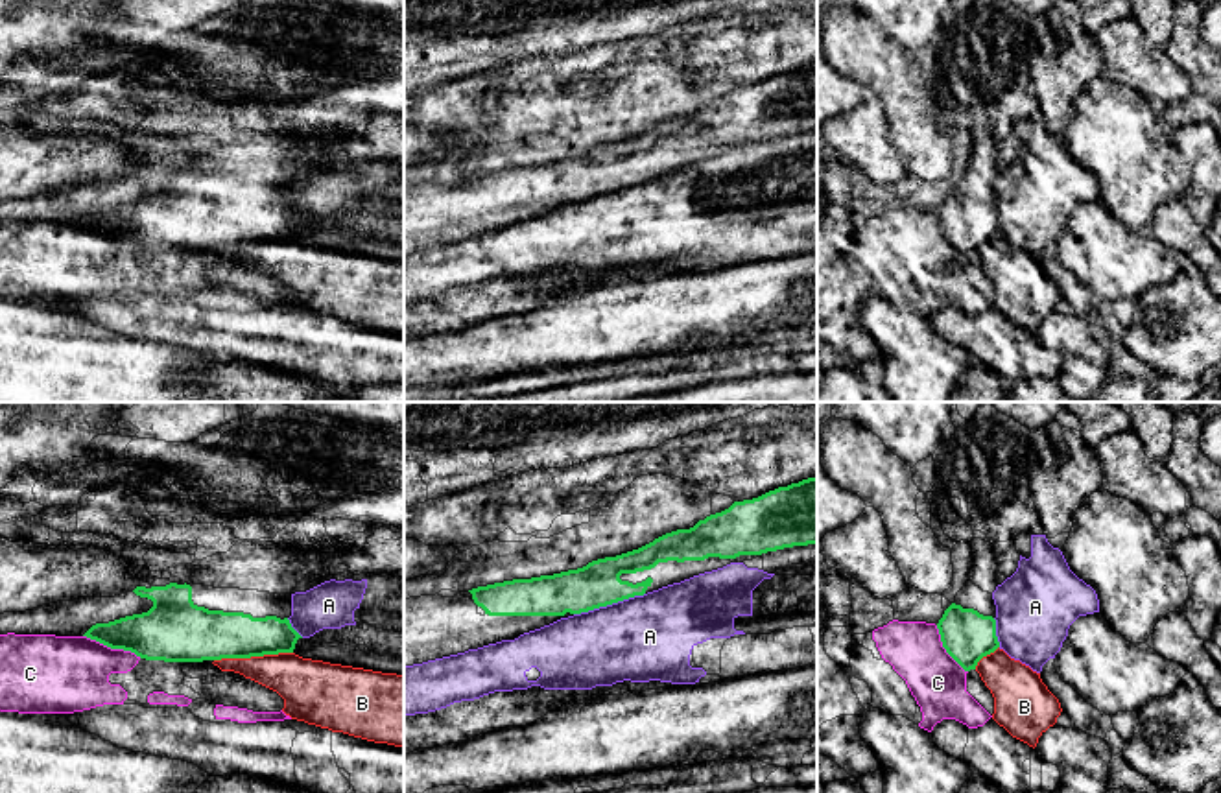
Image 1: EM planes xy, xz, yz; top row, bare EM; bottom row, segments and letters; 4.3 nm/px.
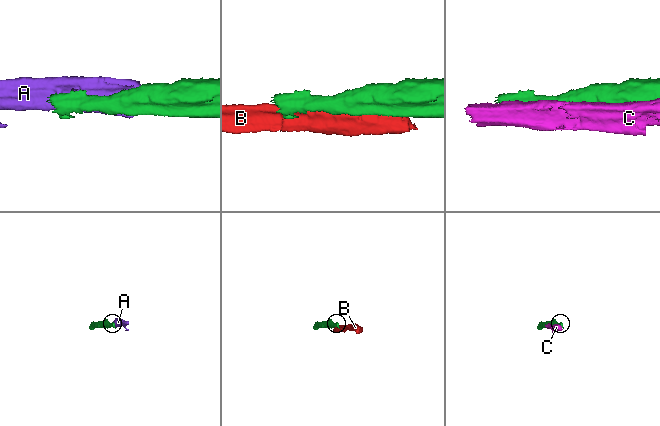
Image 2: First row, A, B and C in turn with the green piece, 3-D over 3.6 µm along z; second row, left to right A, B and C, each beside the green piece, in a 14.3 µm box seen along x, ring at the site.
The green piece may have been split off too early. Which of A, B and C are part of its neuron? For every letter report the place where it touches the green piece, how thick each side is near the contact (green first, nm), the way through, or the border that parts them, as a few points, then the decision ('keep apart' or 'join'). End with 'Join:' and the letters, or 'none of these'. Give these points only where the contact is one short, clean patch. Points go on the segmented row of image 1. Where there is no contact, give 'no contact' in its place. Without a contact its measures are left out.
A: meets green in xz at (609, 603); 200 nm thick on the green side, 380 nm on the other; keep apart
B: meets green in xy at (253, 655); 220 nm thick on the green side, 220 nm on the other; keep apart
C: meets green in xy at (113, 648); 240 nm thick on the green side, 340 nm on the other; keep apart
Join: none of these

